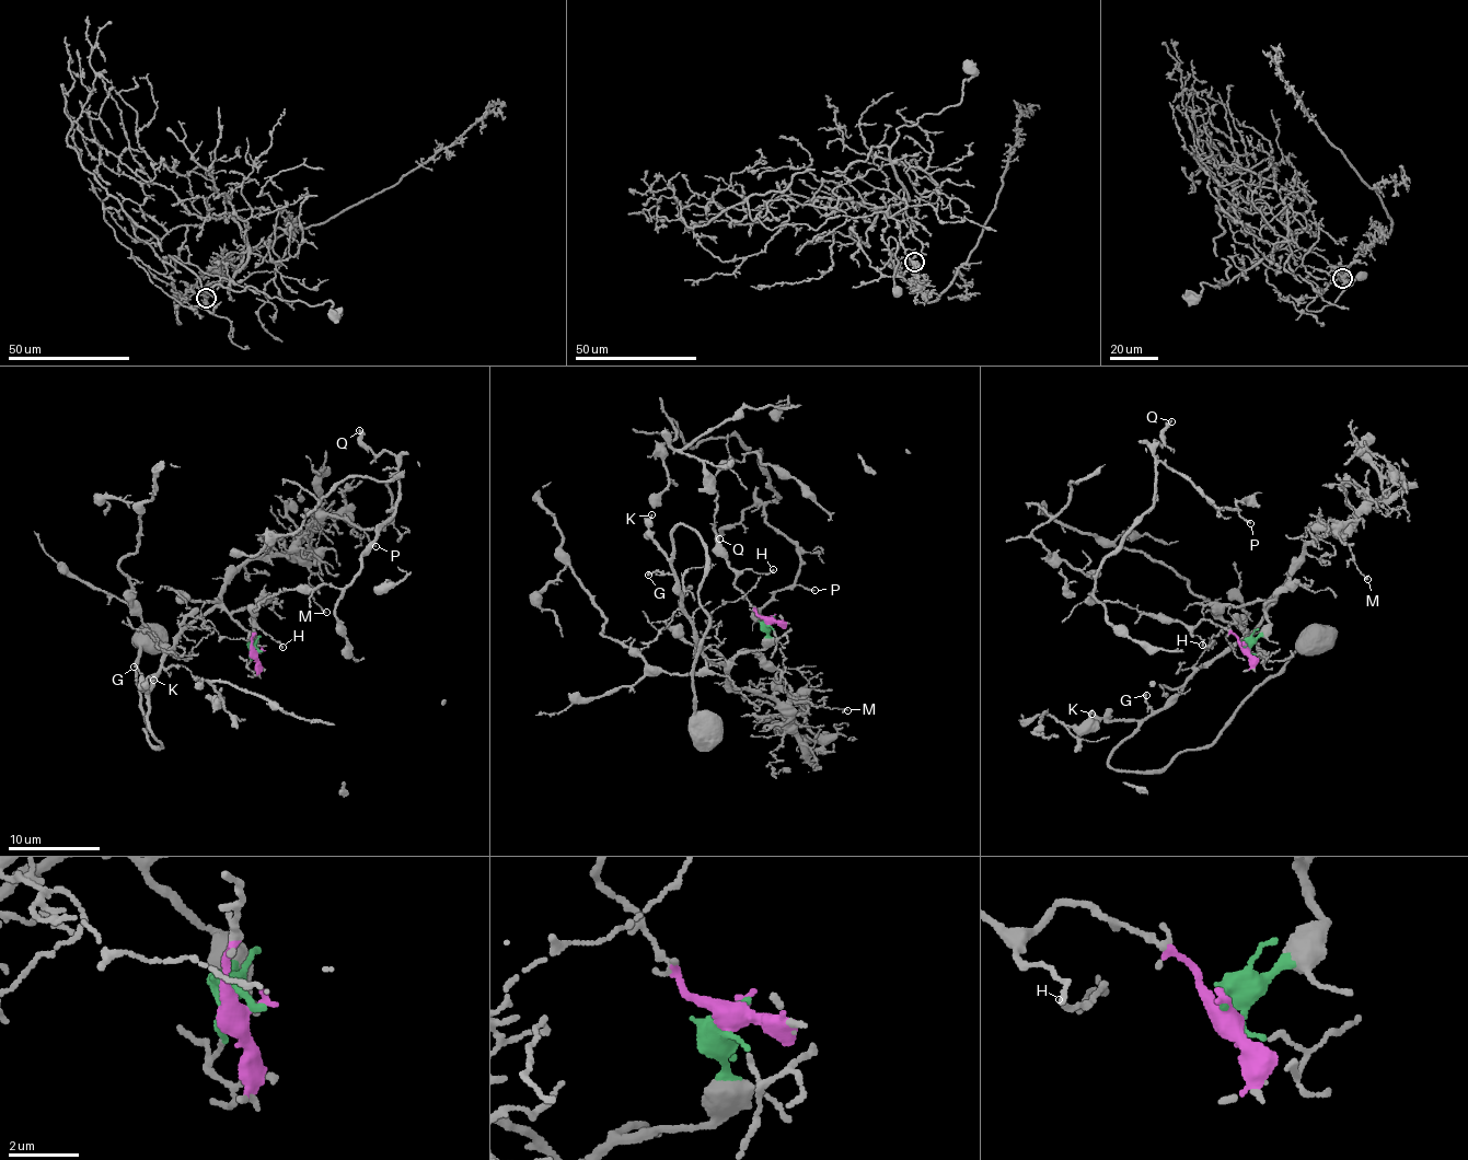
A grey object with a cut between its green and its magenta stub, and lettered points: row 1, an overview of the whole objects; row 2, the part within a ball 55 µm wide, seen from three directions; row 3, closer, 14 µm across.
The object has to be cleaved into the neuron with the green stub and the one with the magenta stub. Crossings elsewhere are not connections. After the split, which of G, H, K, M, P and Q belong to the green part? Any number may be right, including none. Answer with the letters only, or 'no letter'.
G, K, M

